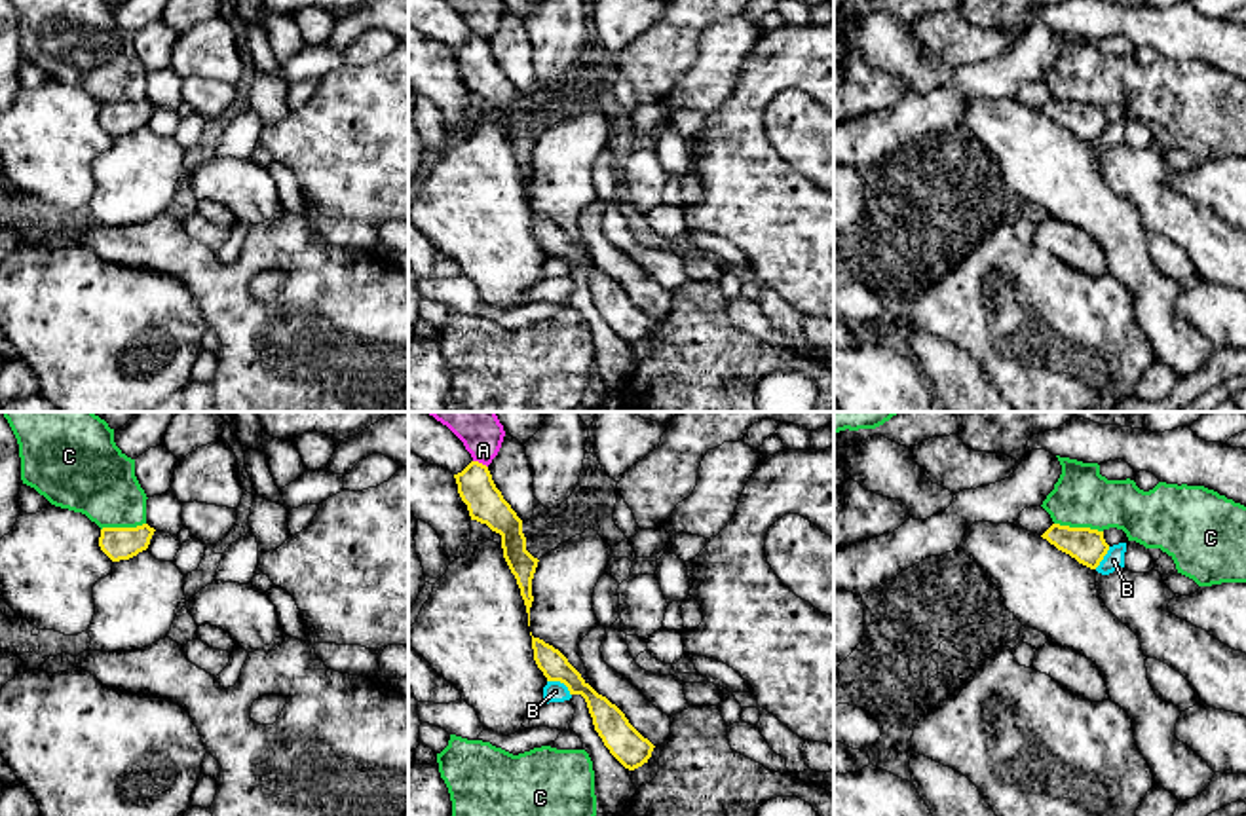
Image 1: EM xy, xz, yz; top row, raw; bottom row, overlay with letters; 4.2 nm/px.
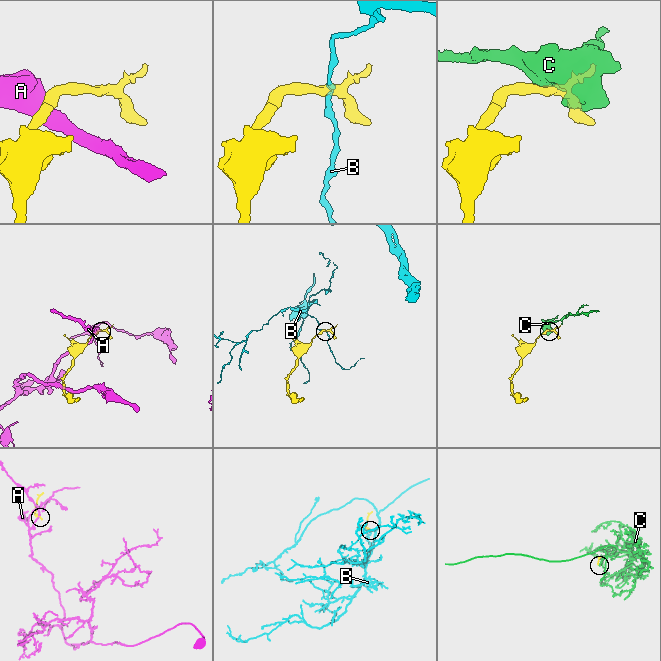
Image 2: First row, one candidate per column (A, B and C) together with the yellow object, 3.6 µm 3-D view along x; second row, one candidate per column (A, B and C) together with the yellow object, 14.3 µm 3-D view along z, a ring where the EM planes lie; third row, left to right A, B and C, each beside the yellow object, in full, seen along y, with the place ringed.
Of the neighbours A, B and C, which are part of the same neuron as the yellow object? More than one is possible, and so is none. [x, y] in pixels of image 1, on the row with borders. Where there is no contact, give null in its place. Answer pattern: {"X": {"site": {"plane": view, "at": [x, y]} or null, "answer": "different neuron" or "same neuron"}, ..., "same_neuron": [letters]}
{"A": {"site": {"plane": "xz", "at": [481, 463]}, "answer": "different neuron"}, "B": {"site": {"plane": "xz", "at": [561, 682]}, "answer": "different neuron"}, "C": {"site": {"plane": "yz", "at": [1079, 528]}, "answer": "different neuron"}, "same_neuron": []}

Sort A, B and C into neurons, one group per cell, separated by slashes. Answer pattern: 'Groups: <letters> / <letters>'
Groups: A / B / C

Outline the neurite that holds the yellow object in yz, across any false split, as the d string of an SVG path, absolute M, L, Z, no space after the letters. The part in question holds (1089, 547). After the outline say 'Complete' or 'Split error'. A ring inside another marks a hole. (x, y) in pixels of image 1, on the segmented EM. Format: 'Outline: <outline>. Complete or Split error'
Outline: M1052 524L1041 537L1090 569L1096 569L1109 550L1104 531L1090 528Z. Complete

